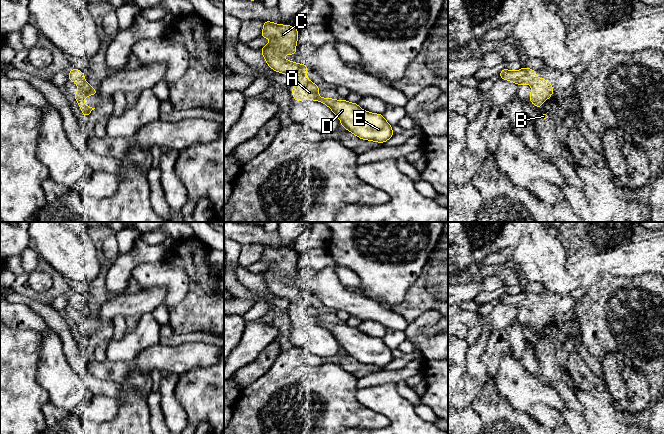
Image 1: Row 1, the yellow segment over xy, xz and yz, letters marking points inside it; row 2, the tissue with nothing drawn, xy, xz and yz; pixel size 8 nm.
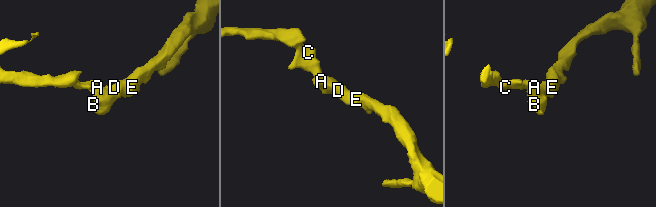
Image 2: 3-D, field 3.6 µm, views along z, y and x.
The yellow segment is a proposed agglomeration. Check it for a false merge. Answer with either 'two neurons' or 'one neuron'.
one neuron

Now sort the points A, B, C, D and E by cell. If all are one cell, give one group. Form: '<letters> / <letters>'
A B C D E

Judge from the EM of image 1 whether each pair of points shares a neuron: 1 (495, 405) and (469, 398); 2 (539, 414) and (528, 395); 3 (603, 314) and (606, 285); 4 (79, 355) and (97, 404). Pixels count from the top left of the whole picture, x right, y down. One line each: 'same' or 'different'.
1: different
2: different
3: same
4: different

